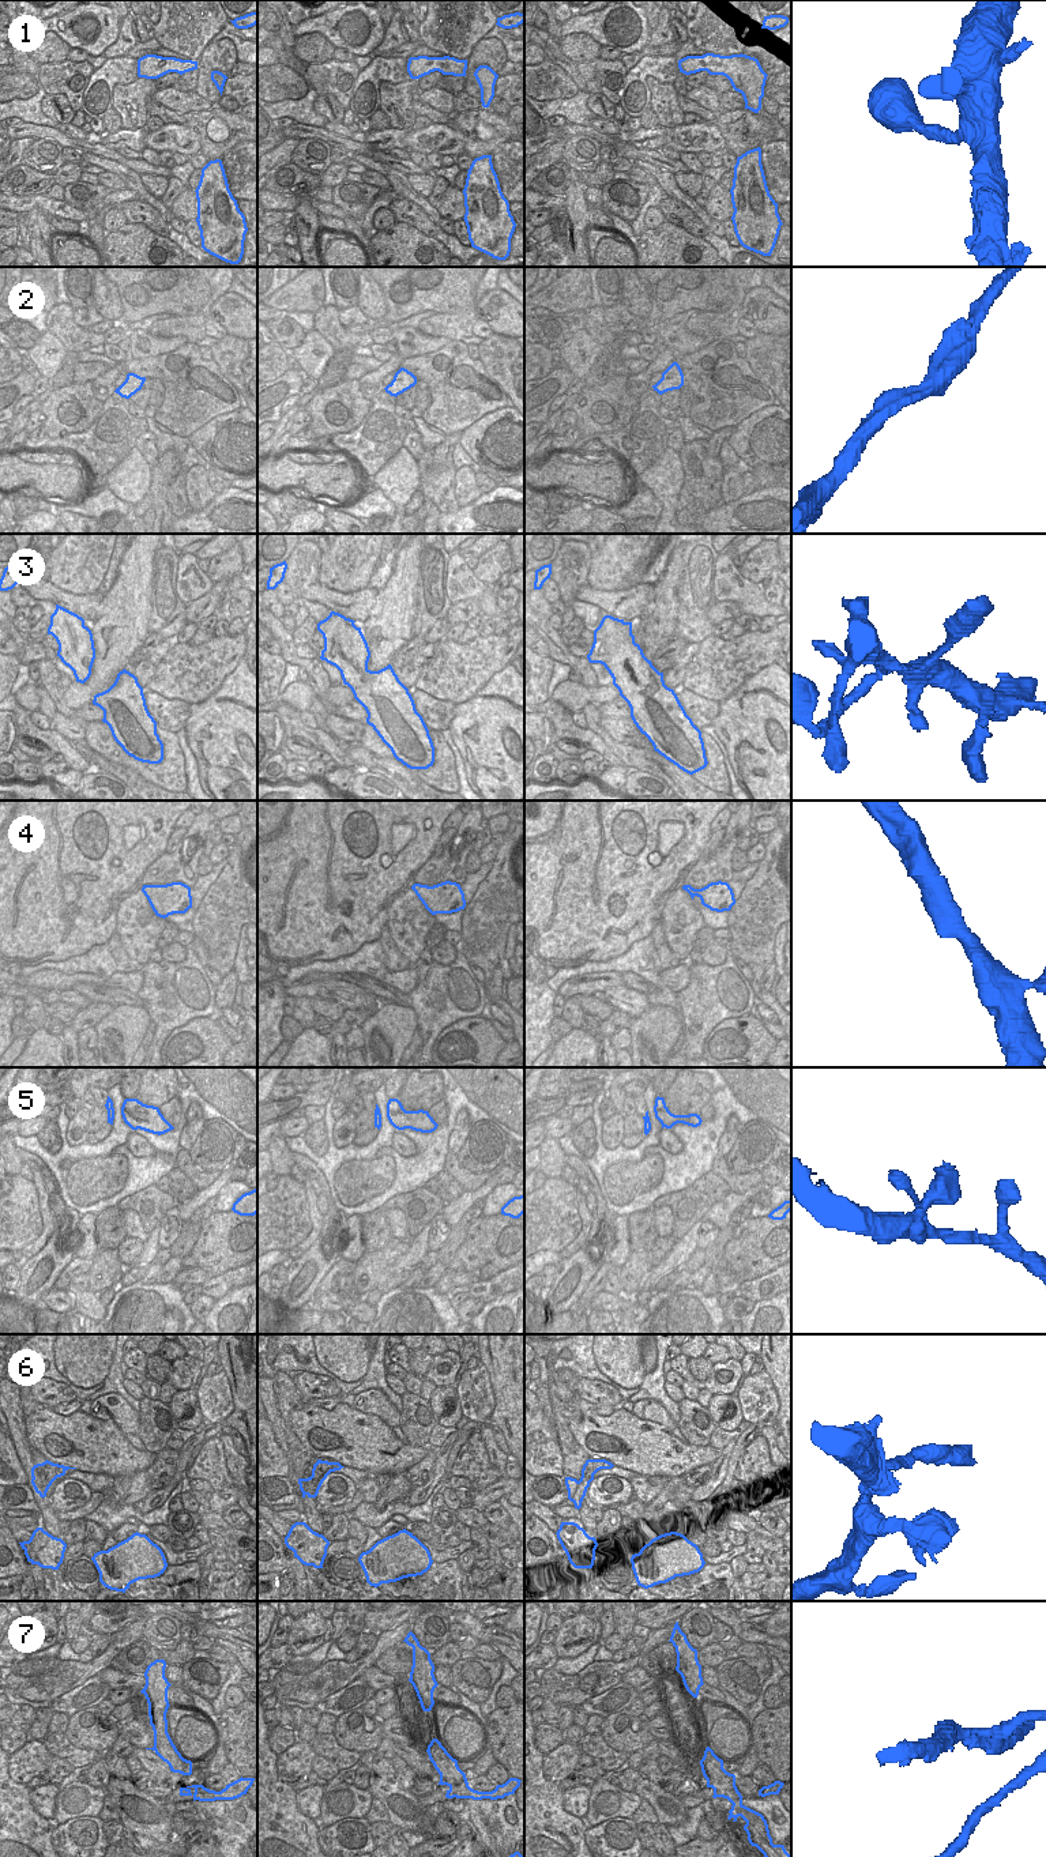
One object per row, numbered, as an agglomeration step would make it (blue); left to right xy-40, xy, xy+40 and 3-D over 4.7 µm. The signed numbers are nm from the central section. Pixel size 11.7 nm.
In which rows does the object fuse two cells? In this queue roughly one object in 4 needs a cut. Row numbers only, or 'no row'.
6, 7

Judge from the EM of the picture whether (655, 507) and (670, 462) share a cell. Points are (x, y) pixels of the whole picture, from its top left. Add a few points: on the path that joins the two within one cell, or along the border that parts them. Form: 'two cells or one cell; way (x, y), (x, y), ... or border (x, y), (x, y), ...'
two cells; border (638, 485), (644, 485), (661, 504), (658, 519)

